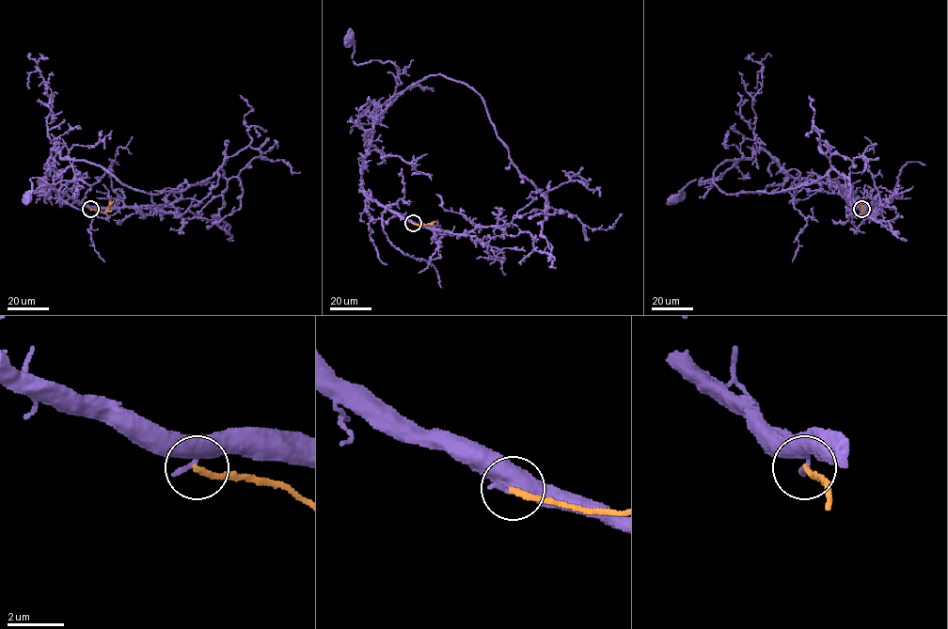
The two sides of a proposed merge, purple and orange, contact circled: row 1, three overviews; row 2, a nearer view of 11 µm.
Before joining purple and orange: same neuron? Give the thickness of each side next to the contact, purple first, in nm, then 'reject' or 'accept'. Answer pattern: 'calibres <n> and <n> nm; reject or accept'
calibres 480 and 200 nm; reject

